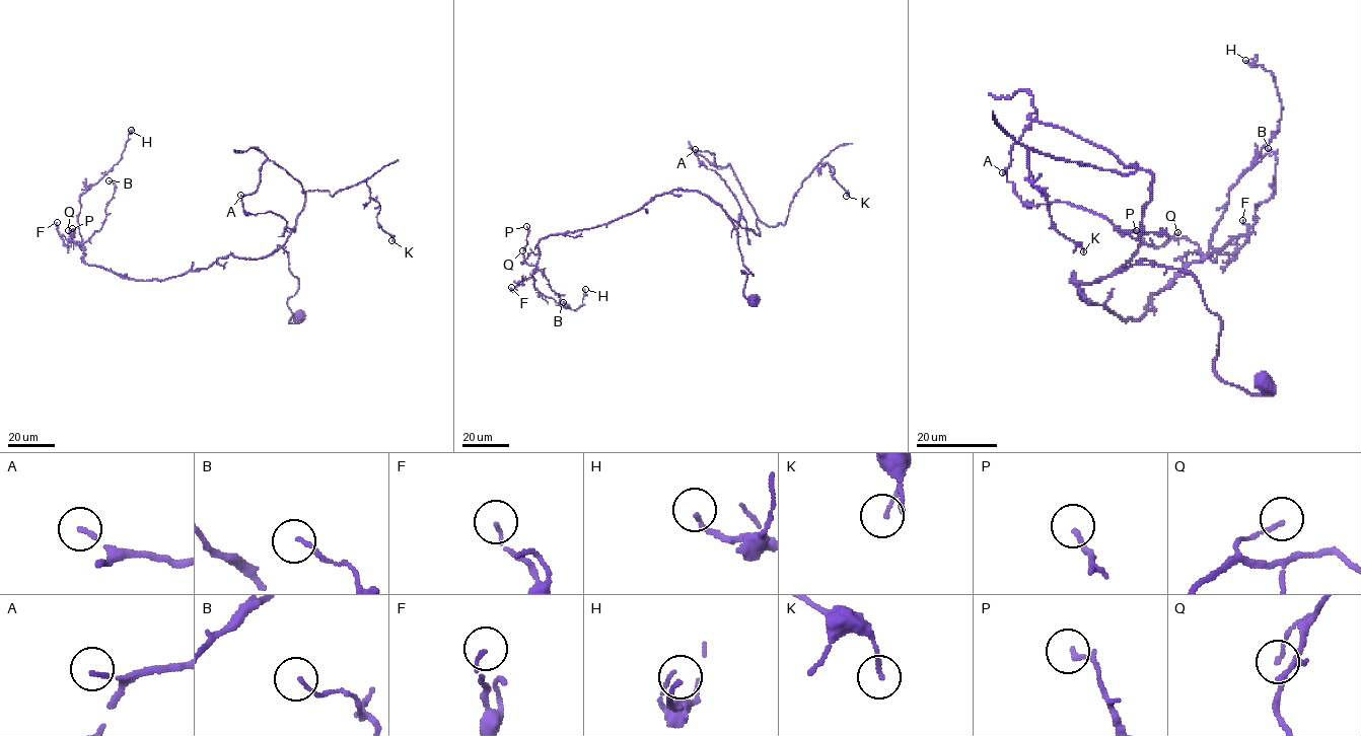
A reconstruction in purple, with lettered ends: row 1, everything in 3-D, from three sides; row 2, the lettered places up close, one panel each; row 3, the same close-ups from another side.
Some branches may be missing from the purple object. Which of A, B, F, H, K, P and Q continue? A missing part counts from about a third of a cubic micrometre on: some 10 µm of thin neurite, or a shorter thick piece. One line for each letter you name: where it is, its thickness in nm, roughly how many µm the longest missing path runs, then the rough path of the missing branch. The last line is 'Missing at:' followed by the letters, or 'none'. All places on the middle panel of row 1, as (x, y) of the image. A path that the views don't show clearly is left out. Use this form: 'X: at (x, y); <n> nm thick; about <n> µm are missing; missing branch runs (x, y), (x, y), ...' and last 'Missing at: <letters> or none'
A: at (695, 149); 130 nm thick; about 8 µm are missing
Missing at: A

